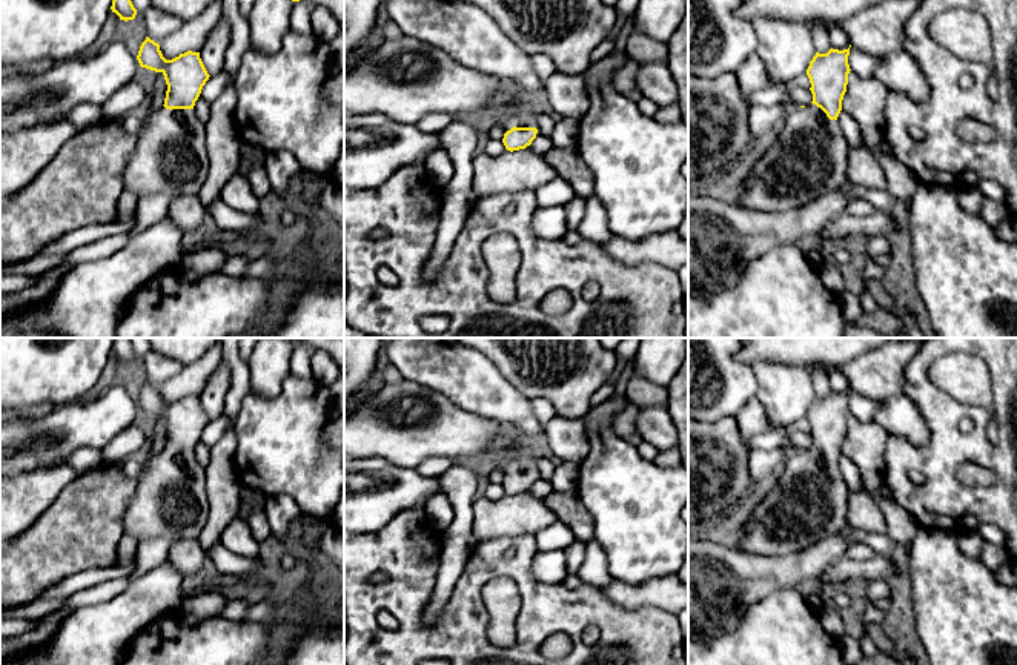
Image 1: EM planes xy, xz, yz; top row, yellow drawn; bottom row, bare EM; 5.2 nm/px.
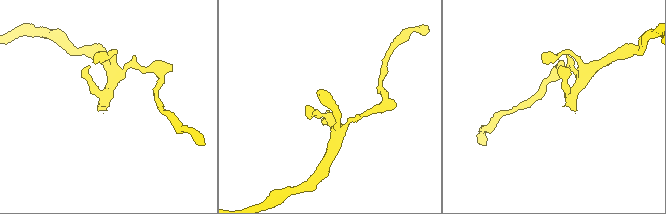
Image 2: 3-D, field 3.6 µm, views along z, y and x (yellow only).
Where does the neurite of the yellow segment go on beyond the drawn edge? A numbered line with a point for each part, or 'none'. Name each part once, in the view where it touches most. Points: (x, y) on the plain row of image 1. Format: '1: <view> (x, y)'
1: xz (523, 456)

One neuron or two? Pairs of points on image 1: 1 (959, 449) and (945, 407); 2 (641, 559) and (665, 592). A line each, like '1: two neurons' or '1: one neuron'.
1: one neuron
2: two neurons

